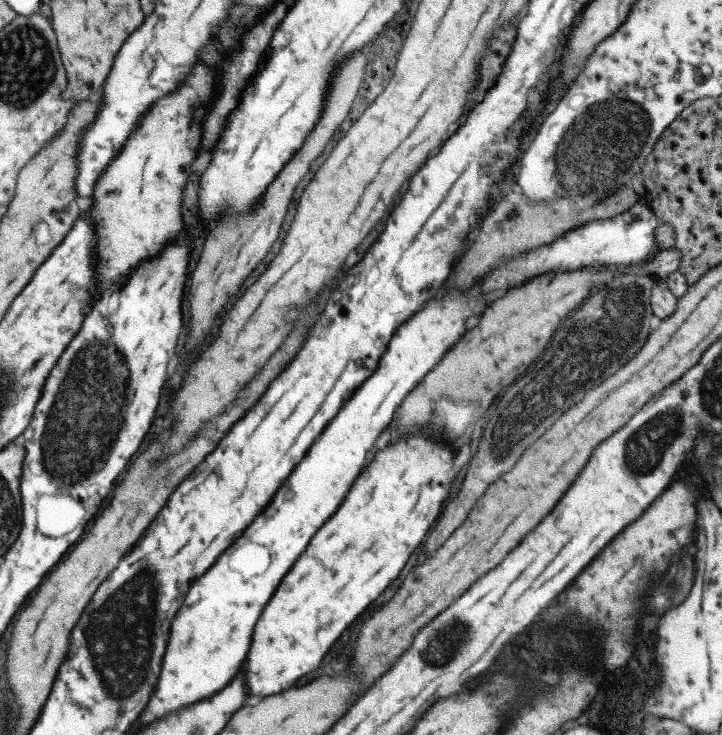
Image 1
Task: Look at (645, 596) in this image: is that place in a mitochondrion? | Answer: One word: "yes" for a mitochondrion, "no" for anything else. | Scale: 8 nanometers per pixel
no

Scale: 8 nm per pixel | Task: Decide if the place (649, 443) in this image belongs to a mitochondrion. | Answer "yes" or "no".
yes

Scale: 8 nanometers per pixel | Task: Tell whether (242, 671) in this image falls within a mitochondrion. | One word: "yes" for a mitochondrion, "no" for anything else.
no

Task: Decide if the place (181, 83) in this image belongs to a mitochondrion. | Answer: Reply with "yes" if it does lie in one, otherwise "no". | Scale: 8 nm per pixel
no

